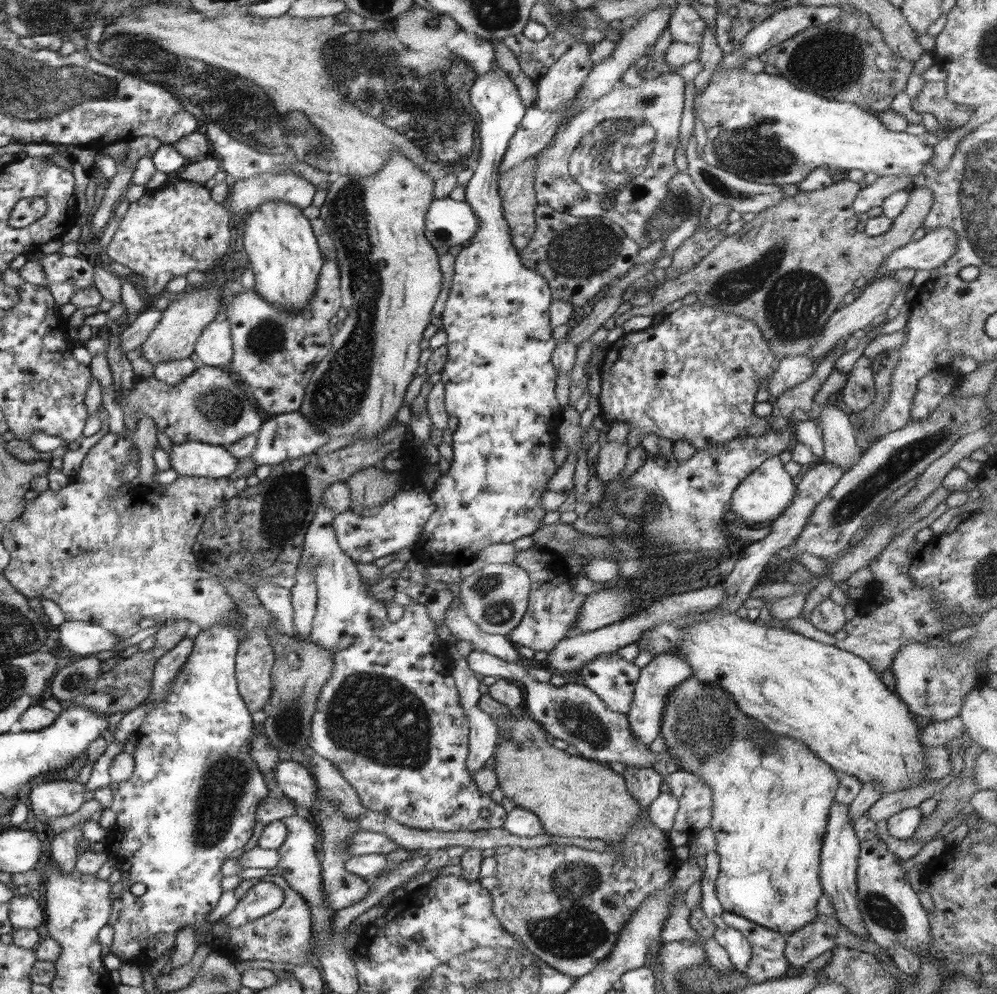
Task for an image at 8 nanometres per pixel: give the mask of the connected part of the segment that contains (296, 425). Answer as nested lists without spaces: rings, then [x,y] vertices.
[[[298,412],[274,415],[274,418],[262,423],[256,435],[257,443],[255,449],[250,453],[250,458],[254,460],[257,466],[261,464],[271,466],[284,463],[288,459],[299,459],[302,456],[310,455],[319,446],[330,441],[325,432],[320,432],[311,422],[304,418],[304,415]]]

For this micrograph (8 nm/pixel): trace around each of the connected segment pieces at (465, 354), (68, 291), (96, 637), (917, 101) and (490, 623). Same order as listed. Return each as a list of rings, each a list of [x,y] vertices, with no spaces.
[[[499,67],[486,71],[486,74],[478,75],[474,84],[470,87],[469,97],[472,106],[477,110],[478,121],[478,139],[480,140],[480,148],[478,150],[478,161],[473,166],[474,175],[466,185],[465,202],[472,207],[474,215],[478,217],[478,228],[475,230],[474,236],[469,238],[470,244],[464,247],[455,257],[456,266],[454,266],[454,276],[452,277],[452,287],[448,300],[445,303],[444,311],[439,316],[442,319],[443,328],[447,334],[447,360],[441,369],[441,381],[445,388],[445,410],[449,416],[458,419],[457,429],[453,432],[451,447],[453,448],[453,457],[451,458],[450,468],[446,474],[441,473],[437,478],[434,489],[429,492],[431,501],[435,504],[434,512],[423,526],[422,532],[419,534],[417,541],[412,546],[411,556],[422,562],[423,564],[432,564],[435,554],[444,556],[443,563],[454,567],[460,567],[474,559],[481,550],[484,550],[490,544],[510,544],[522,536],[532,536],[540,527],[542,527],[542,518],[546,516],[546,511],[542,508],[541,498],[543,492],[547,490],[546,484],[559,466],[552,460],[552,456],[528,456],[528,454],[552,454],[552,446],[542,444],[544,438],[544,428],[546,426],[554,426],[554,422],[560,422],[563,419],[564,408],[556,401],[555,380],[558,378],[557,370],[551,363],[551,356],[557,340],[552,337],[552,325],[549,319],[549,306],[552,301],[551,288],[543,275],[538,272],[525,268],[520,260],[519,250],[512,244],[510,229],[507,220],[502,214],[502,200],[498,189],[498,170],[500,164],[504,160],[504,154],[508,149],[510,140],[514,137],[521,120],[524,118],[527,107],[522,104],[522,98],[516,89],[516,84],[508,77],[508,74]]]
[[[46,253],[40,260],[53,297],[61,305],[66,304],[76,289],[94,284],[94,267],[91,260],[87,261],[76,256]]]
[[[65,621],[57,629],[59,638],[56,643],[66,647],[73,658],[112,651],[121,641],[114,634],[110,634],[109,630],[88,622]]]
[[[945,81],[927,82],[920,94],[912,98],[912,108],[918,113],[933,114],[944,129],[955,129],[966,126],[975,107],[952,102],[947,97]]]
[[[516,563],[487,564],[470,576],[463,577],[459,588],[466,615],[487,634],[510,635],[528,611],[531,578],[528,571]]]

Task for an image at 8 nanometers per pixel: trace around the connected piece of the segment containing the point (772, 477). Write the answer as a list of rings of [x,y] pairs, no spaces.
[[[778,454],[767,458],[752,474],[739,482],[732,493],[731,510],[740,516],[736,520],[742,524],[751,525],[765,520],[772,522],[778,518],[791,505],[797,489],[796,479],[784,469],[784,464],[780,461]]]

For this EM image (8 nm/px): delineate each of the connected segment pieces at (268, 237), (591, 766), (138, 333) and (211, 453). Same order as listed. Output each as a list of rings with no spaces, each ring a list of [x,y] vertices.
[[[284,201],[264,203],[245,220],[243,233],[242,242],[249,258],[248,267],[256,279],[253,291],[257,292],[262,300],[269,302],[275,308],[284,308],[286,312],[299,312],[300,309],[307,308],[314,298],[316,283],[325,258],[322,256],[311,222],[303,216],[303,212]]]
[[[494,718],[502,740],[498,742],[494,756],[494,774],[497,787],[502,794],[514,801],[516,806],[533,812],[540,819],[543,832],[556,836],[574,836],[574,838],[596,838],[606,843],[623,839],[635,820],[640,815],[649,818],[649,808],[641,808],[635,797],[627,789],[622,774],[613,771],[609,765],[583,757],[571,756],[566,751],[558,750],[551,742],[539,722],[531,718]]]
[[[154,306],[146,307],[140,312],[132,323],[119,335],[121,338],[121,350],[127,354],[136,350],[150,336],[154,327],[162,318],[162,311]]]
[[[194,441],[172,444],[168,458],[179,475],[206,478],[229,477],[239,463],[225,447]]]

